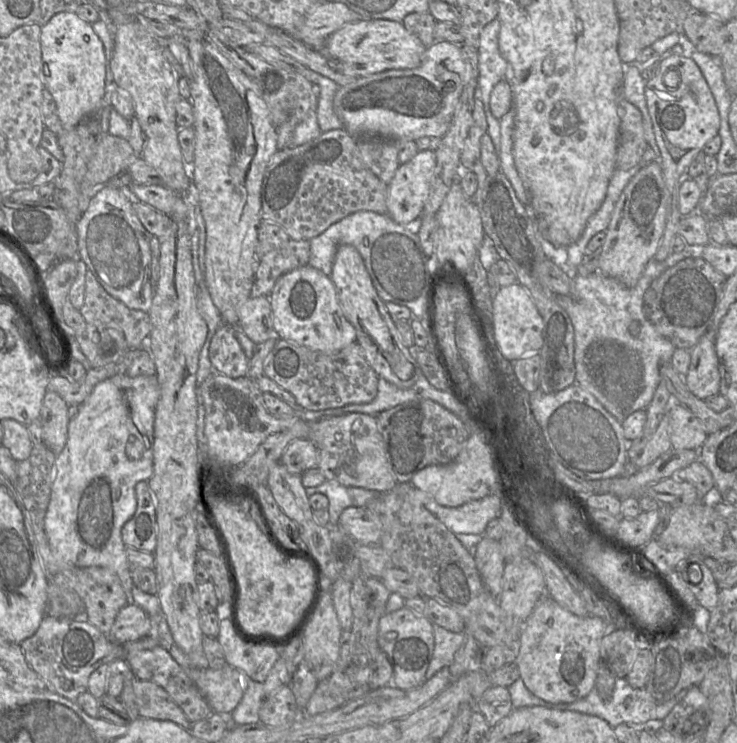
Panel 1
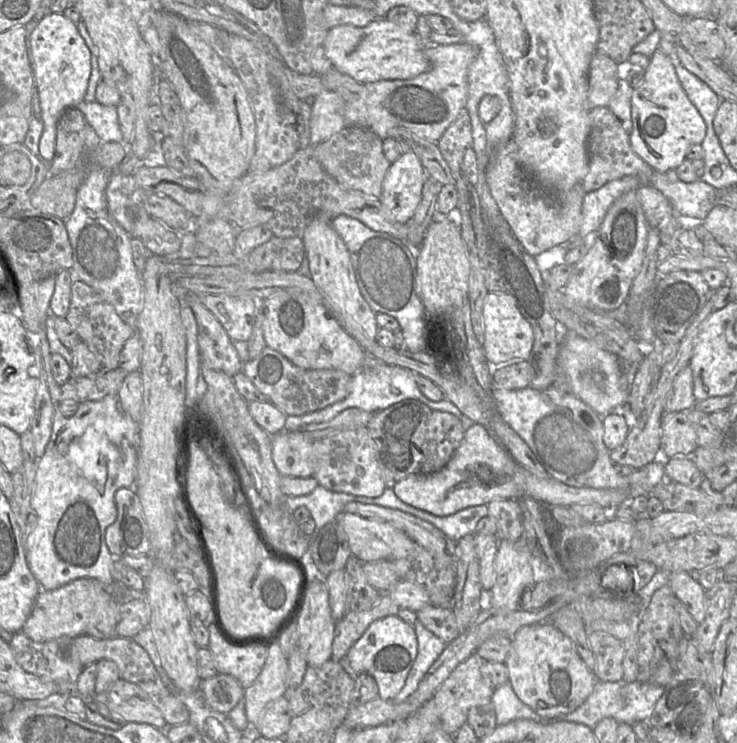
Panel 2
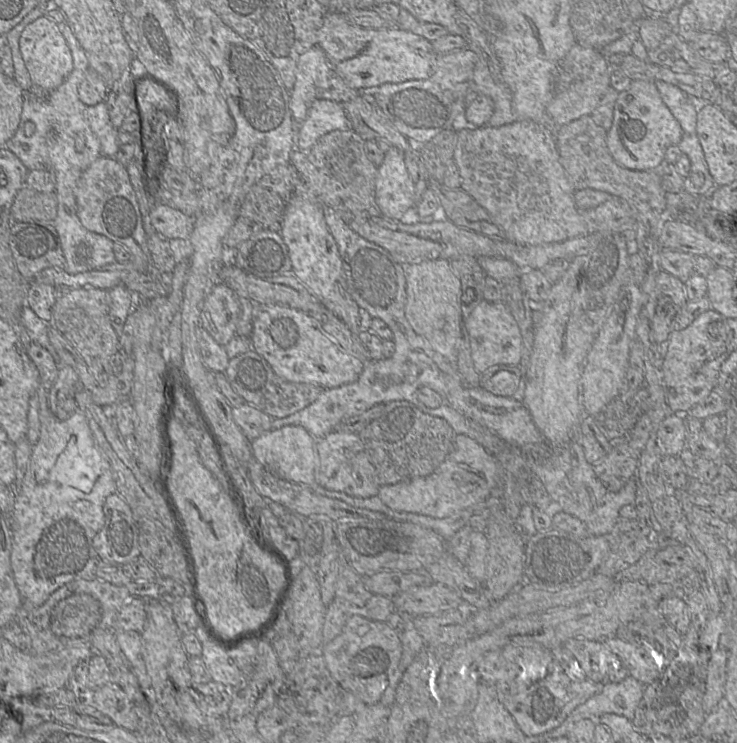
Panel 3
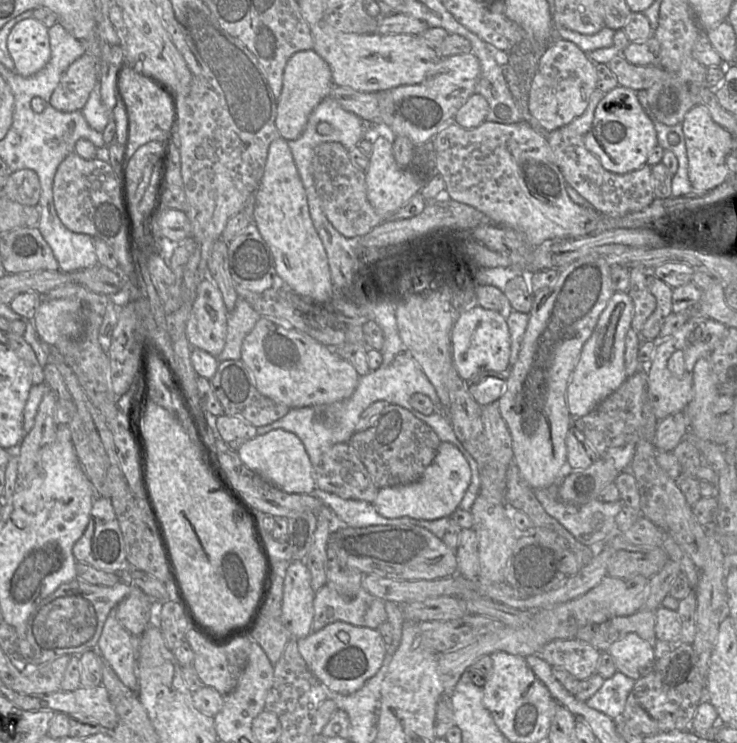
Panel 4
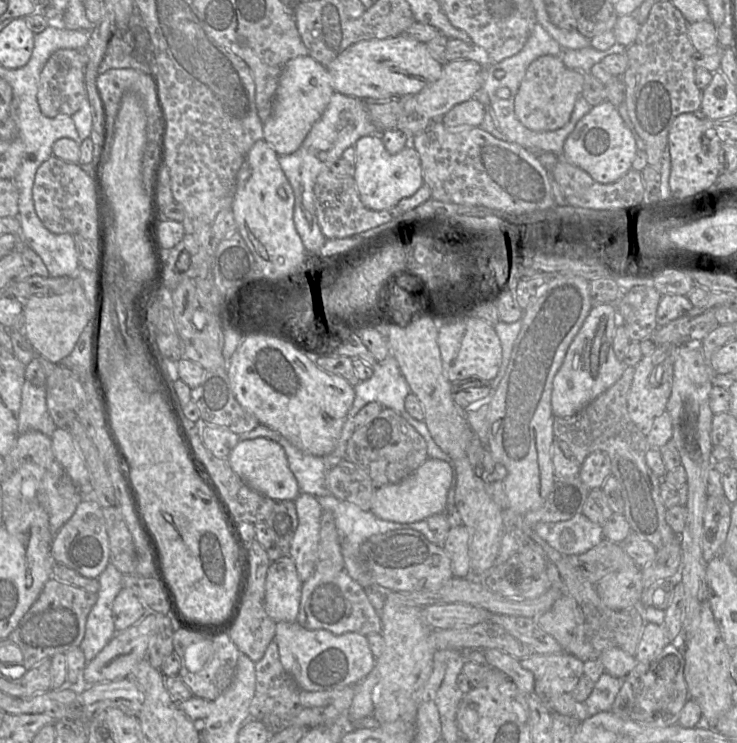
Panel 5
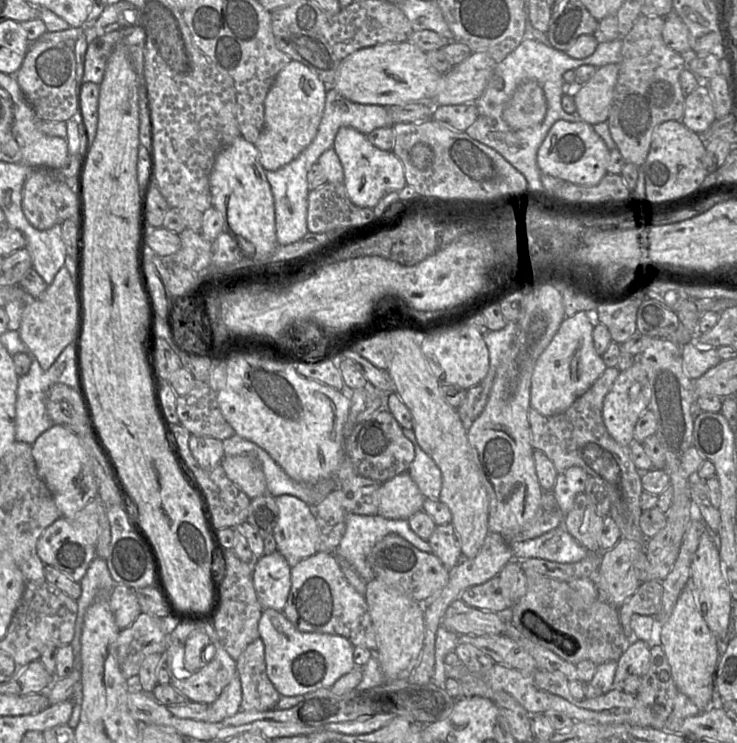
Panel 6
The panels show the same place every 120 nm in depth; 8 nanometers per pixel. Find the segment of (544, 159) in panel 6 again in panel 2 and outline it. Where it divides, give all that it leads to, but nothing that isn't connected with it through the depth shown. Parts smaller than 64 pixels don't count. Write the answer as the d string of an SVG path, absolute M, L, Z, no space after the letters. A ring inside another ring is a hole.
M660 50L650 56L645 76L633 90L628 133L634 152L655 172L663 173L680 166L689 148L702 144L706 136L706 123L683 89L673 60Z

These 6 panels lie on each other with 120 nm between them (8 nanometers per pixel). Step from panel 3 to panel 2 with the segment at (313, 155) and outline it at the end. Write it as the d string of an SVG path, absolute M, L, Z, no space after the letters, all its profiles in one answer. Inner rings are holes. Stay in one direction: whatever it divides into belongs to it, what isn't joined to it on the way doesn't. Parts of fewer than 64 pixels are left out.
M347 126L330 139L316 145L314 152L324 171L341 187L380 198L384 177L392 163L384 156L383 139L376 133Z

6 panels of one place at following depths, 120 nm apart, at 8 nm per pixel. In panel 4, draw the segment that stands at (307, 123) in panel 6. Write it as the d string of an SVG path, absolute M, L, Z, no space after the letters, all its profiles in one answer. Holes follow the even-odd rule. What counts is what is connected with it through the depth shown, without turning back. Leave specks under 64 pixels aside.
M313 49L296 52L287 62L277 104L275 126L286 141L297 139L307 124L313 109L329 96L332 82L331 69Z

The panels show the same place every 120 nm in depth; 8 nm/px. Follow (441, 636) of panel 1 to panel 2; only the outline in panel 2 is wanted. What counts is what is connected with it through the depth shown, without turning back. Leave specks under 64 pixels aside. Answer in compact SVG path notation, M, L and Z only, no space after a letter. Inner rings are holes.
M416 621L412 626L417 638L417 655L404 687L393 699L395 702L404 701L417 690L424 675L446 646L445 642L427 630L420 622Z

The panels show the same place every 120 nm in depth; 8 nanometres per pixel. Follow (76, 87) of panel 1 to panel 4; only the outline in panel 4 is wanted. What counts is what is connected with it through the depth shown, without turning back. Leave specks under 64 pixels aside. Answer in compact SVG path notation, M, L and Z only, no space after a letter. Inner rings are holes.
M34 18L18 22L8 35L7 49L17 74L23 77L36 74L50 59L48 28Z

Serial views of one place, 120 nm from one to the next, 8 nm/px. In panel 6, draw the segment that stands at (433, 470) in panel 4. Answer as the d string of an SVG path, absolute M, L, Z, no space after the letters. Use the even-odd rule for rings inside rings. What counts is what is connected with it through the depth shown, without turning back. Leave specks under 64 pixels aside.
M404 472L382 483L377 514L388 519L407 520L422 510L424 500L409 473Z

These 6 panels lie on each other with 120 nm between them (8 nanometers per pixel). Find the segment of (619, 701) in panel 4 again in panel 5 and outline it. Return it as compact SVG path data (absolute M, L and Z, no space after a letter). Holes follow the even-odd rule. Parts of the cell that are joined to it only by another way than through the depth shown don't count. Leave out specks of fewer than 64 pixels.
M606 672L603 673L585 700L582 713L585 716L594 716L601 712L610 711L623 683L623 679Z

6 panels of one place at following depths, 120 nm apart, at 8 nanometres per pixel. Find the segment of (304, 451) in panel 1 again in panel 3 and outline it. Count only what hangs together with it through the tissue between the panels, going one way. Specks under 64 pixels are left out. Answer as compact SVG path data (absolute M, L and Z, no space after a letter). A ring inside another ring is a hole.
M288 425L270 430L251 441L251 450L253 457L276 476L308 487L316 483L317 440L303 427Z

